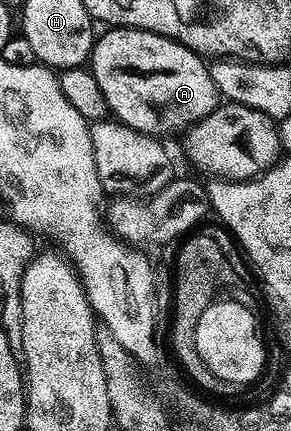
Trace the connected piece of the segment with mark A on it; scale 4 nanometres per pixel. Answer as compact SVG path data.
M111 27L103 32L94 40L94 52L90 54L88 67L104 95L109 114L117 122L136 129L141 135L163 137L177 131L185 132L219 107L219 91L210 76L207 60L198 52L175 39L151 31L138 31L134 27Z

